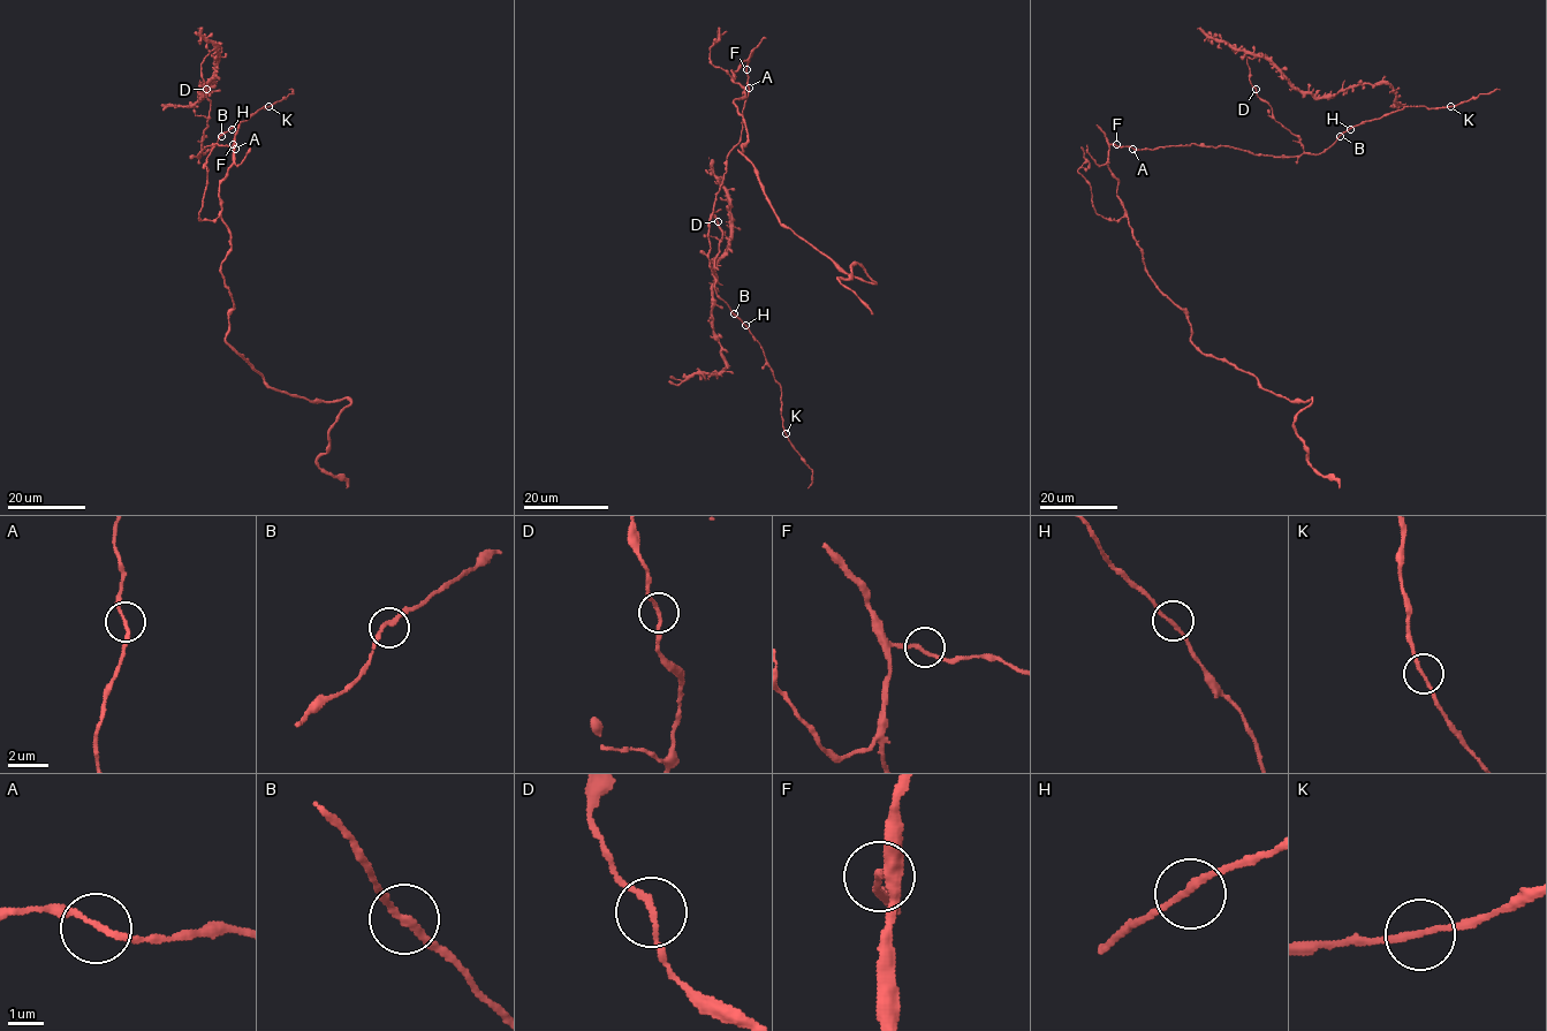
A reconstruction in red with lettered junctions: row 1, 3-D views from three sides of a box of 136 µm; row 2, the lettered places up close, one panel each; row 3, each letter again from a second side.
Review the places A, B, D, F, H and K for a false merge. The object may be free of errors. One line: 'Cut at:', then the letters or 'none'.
Cut at: none

